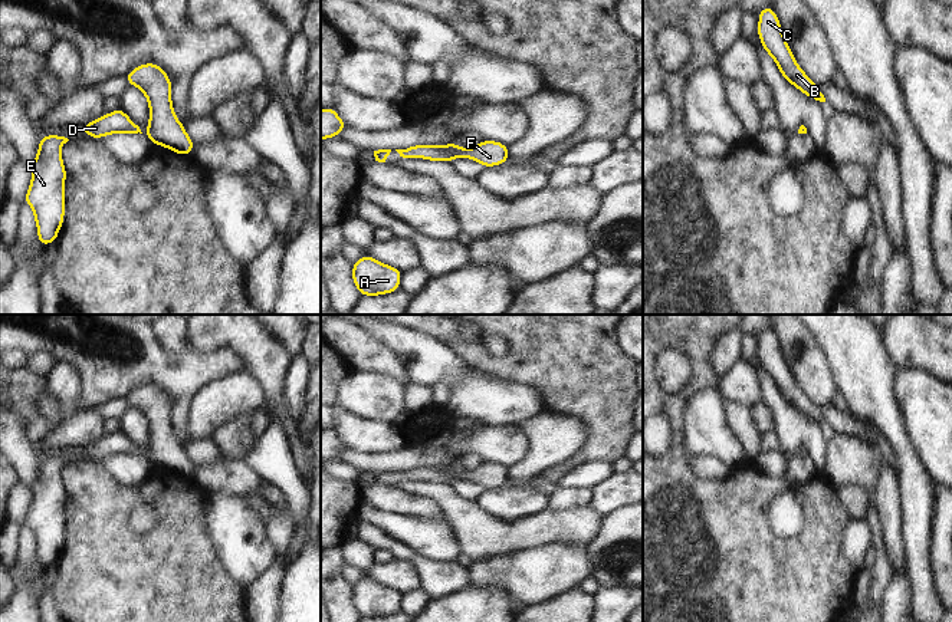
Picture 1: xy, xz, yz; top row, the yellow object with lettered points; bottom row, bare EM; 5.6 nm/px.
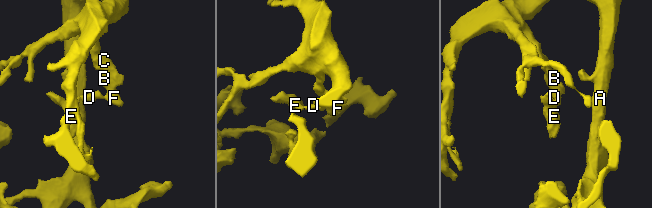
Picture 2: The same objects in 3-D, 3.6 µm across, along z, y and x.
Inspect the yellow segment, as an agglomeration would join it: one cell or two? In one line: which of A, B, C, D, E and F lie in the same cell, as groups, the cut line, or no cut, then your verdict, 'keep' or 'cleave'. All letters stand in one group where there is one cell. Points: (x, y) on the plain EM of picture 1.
groups A B C D E F; cut none; keep

